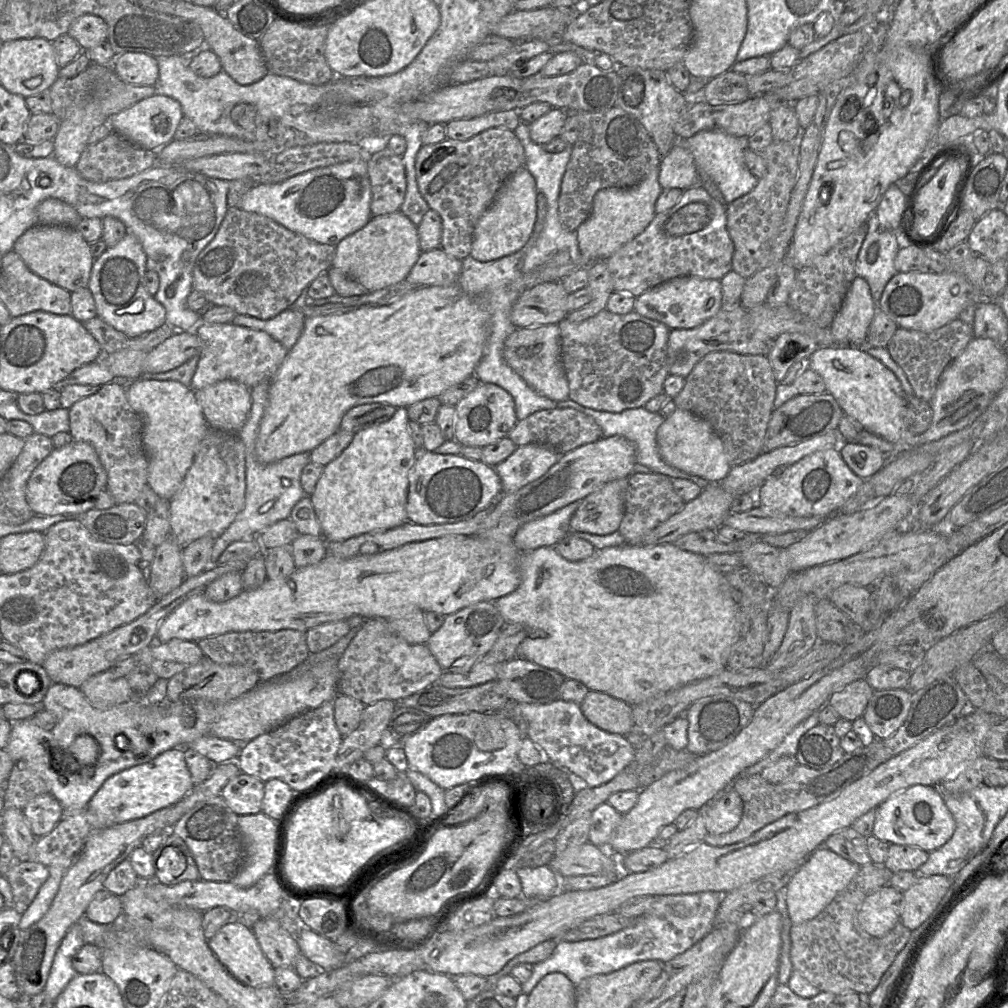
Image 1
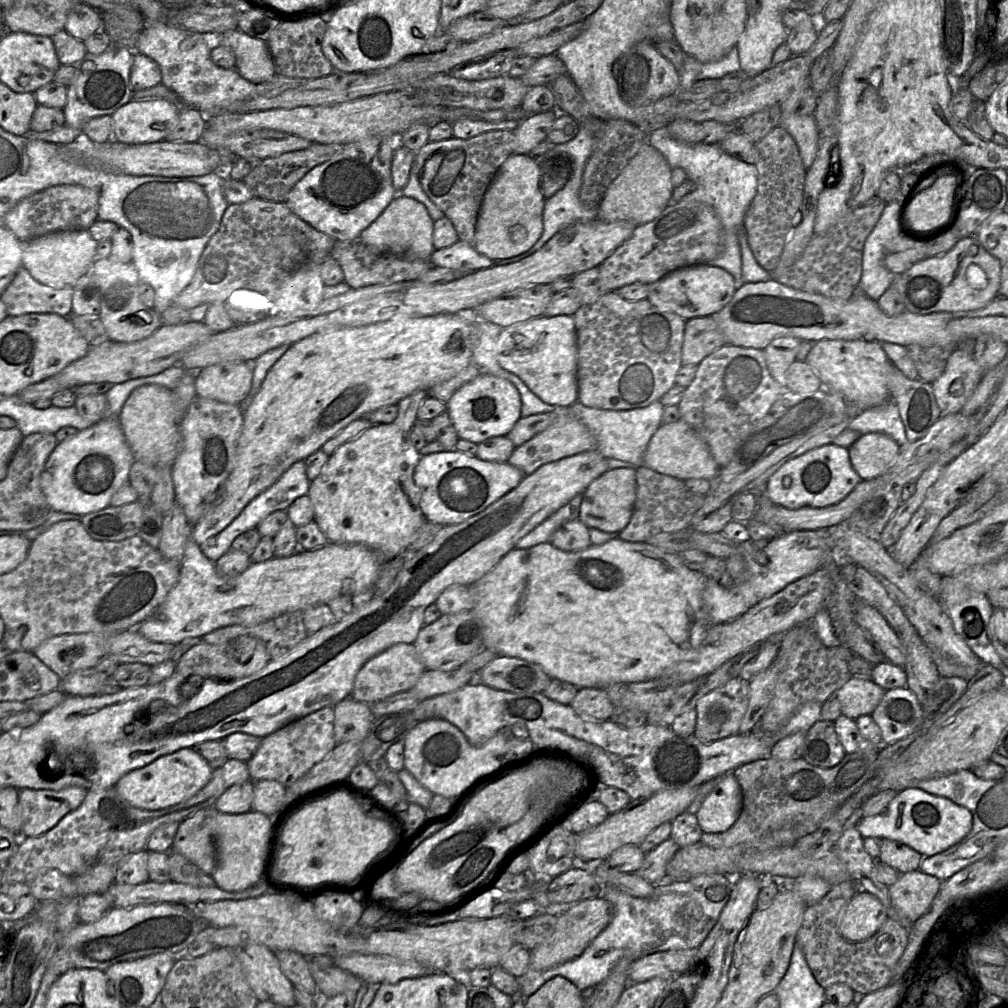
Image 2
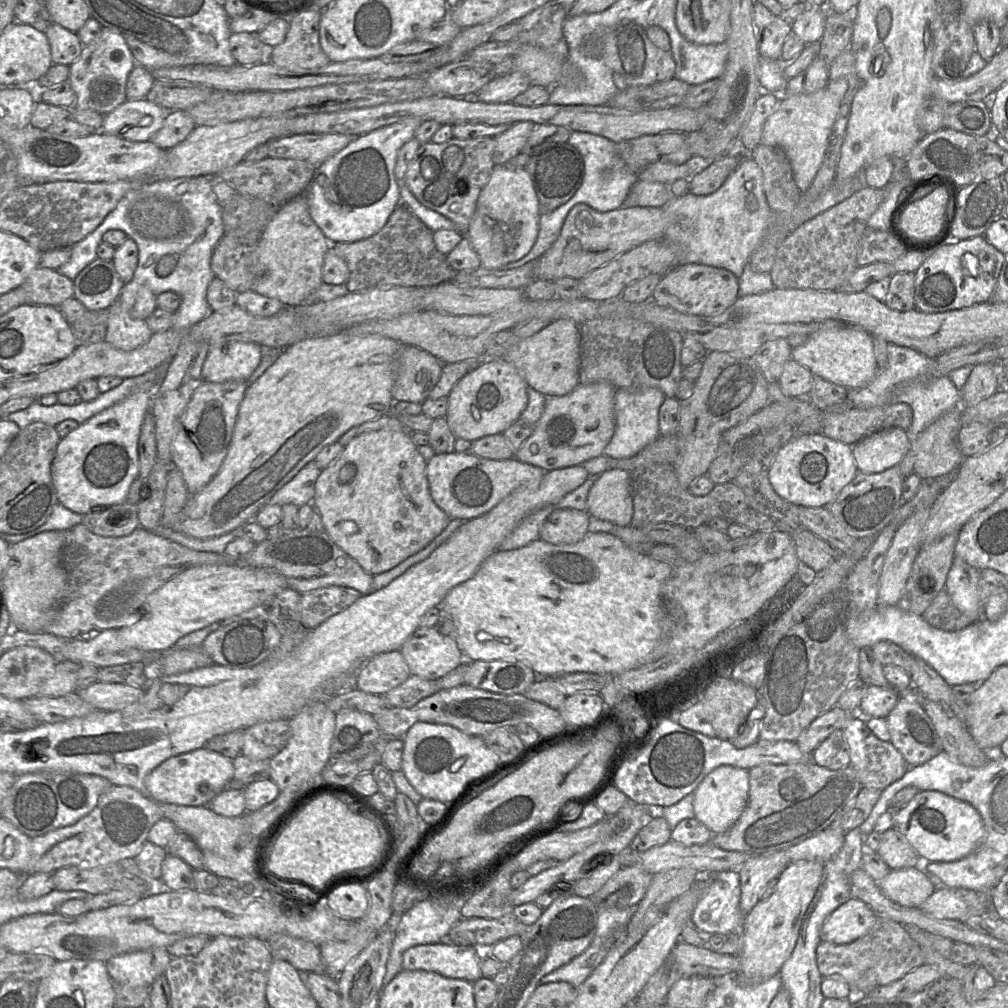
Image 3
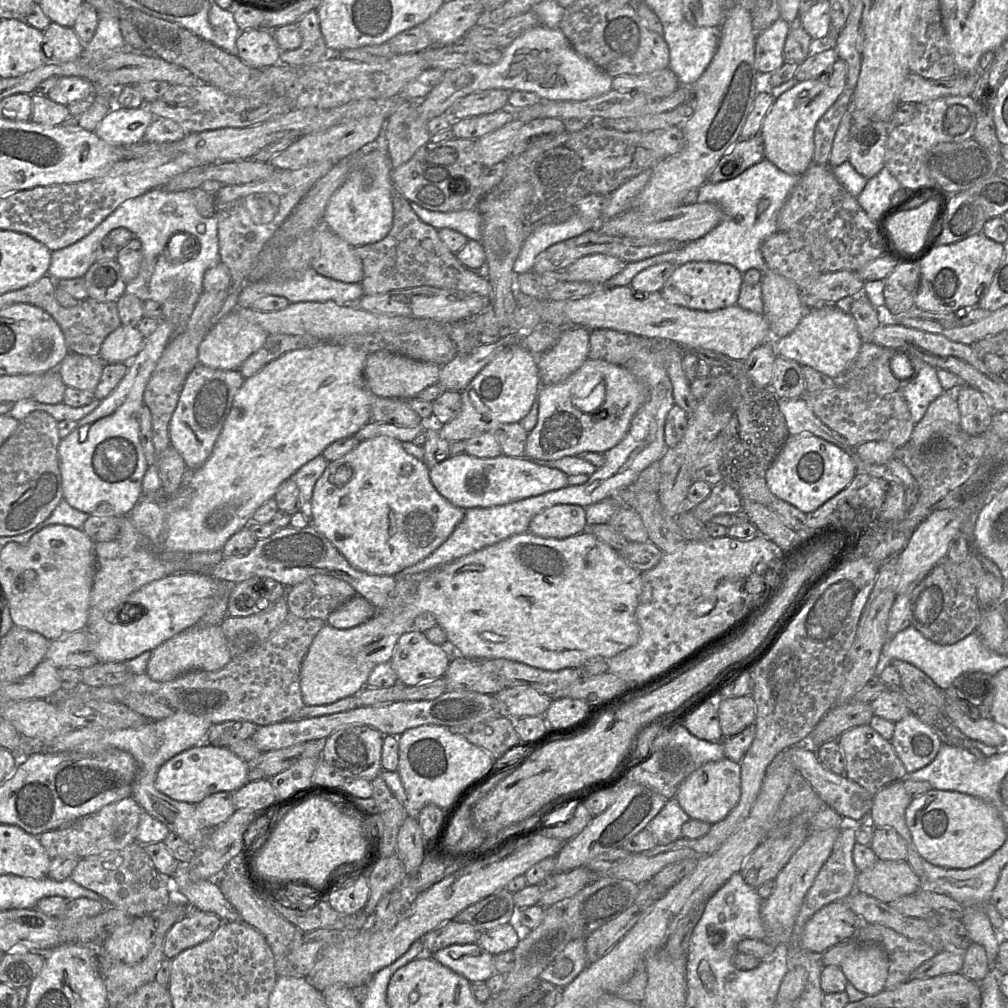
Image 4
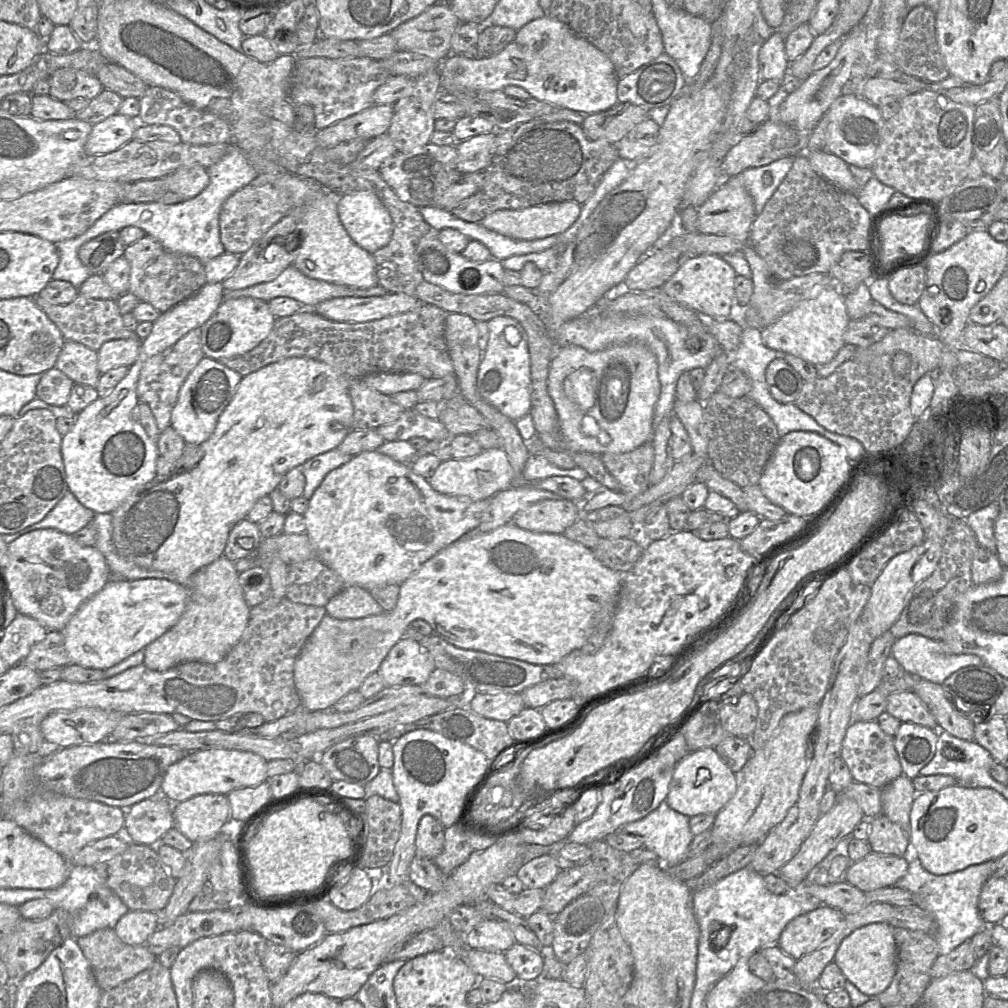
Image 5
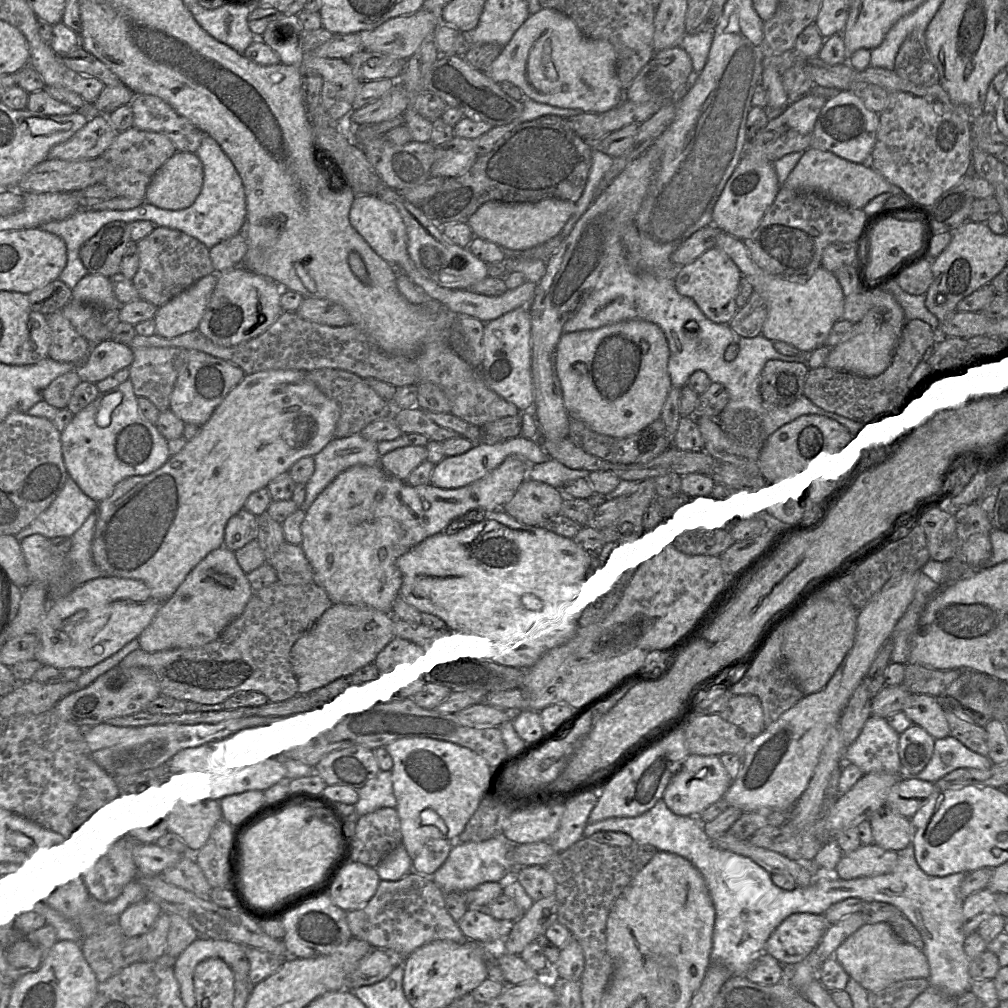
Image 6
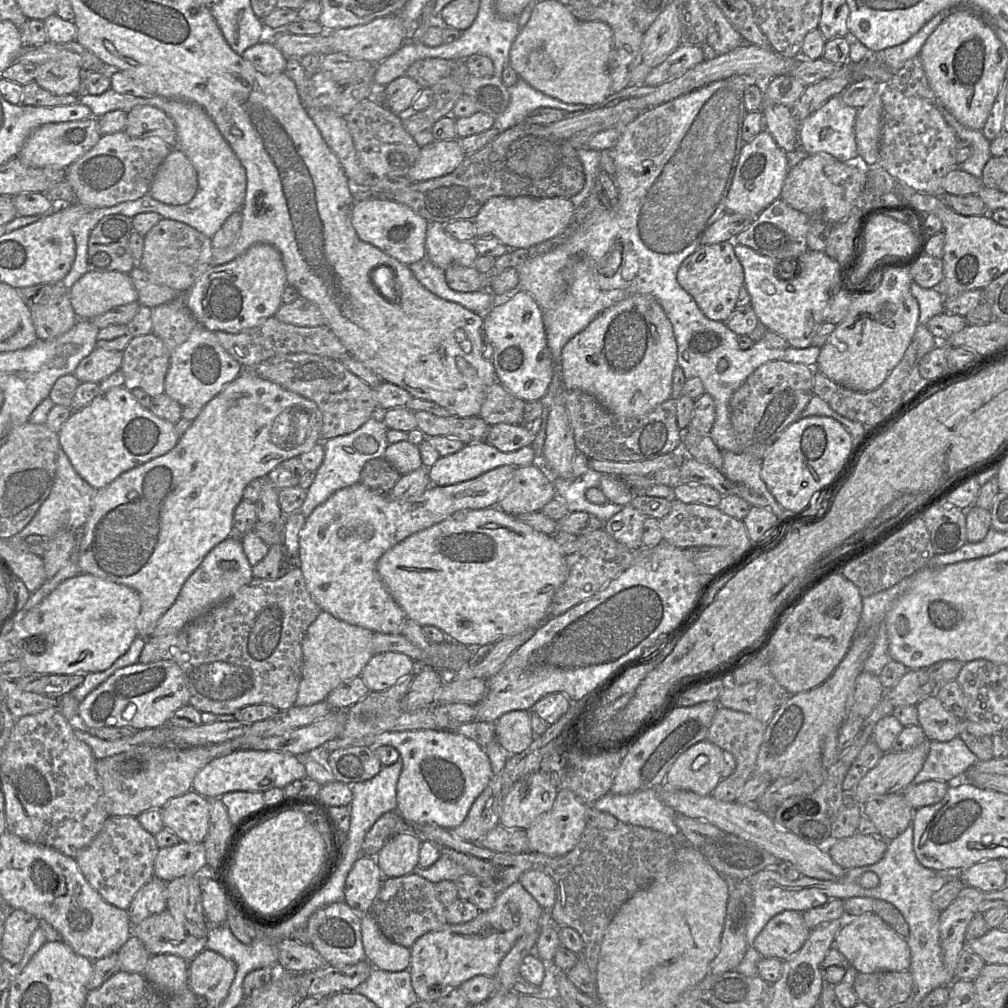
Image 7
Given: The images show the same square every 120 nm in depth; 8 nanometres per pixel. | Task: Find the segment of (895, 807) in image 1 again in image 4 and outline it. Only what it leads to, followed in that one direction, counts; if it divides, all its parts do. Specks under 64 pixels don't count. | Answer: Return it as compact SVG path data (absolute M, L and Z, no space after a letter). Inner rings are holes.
M933 788L912 798L905 819L920 856L945 868L974 867L993 855L1007 839L1005 824L991 804L956 791Z

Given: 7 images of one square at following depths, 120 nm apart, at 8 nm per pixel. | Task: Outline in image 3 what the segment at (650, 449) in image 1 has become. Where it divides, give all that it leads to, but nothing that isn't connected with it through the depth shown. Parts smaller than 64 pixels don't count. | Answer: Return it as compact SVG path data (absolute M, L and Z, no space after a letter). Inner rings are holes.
M653 387L638 390L617 389L614 399L615 431L603 455L614 459L635 456L659 436L659 409L667 397Z

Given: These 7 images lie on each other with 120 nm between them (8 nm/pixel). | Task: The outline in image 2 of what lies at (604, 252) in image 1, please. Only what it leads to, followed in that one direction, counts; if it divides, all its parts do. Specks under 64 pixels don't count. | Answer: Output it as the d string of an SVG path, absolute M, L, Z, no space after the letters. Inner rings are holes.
M645 144L609 185L598 205L597 219L604 222L629 221L636 226L656 219L671 203L671 168L664 156Z

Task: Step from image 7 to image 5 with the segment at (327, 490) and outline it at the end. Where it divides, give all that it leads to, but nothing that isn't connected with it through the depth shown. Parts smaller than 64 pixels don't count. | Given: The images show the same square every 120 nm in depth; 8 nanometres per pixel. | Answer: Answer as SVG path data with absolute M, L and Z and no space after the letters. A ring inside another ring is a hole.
M334 448L312 457L300 465L299 469L305 477L303 497L309 501L326 475L332 470L349 462L352 458L353 456L342 453L338 448Z

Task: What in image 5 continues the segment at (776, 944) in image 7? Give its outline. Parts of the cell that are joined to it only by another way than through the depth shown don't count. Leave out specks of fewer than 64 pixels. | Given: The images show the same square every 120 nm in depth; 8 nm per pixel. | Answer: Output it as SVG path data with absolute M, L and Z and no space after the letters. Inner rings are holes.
M823 904L791 920L782 931L777 945L797 961L836 934L844 926L845 915Z

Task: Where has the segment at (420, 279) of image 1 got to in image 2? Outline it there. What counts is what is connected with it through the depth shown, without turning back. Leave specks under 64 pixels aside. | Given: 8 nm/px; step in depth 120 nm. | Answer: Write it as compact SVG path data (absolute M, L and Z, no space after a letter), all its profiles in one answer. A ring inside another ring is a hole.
M457 241L455 244L435 250L429 261L432 267L443 267L463 272L476 272L489 268L494 261L479 254L473 244Z

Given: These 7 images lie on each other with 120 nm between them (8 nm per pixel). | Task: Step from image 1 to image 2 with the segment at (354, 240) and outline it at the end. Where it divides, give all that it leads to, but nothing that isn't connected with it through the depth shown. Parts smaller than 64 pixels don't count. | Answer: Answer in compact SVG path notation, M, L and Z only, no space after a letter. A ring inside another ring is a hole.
M397 194L384 211L364 229L358 240L378 254L394 254L406 259L427 260L434 252L432 244L434 221L420 202Z

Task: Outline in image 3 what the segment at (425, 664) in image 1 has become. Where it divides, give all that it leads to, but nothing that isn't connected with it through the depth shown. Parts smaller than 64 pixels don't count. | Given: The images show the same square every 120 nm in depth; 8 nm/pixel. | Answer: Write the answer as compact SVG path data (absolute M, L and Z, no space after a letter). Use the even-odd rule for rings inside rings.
M399 650L377 655L363 665L356 678L355 689L384 696L411 676Z

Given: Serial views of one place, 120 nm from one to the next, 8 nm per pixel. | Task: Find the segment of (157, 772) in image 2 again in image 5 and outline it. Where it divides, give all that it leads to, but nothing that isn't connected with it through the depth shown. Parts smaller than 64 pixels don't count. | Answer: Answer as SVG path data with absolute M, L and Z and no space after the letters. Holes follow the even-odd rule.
M195 750L170 765L161 783L161 793L172 803L179 803L202 794L228 795L231 791L256 786L266 780L267 761L242 750Z

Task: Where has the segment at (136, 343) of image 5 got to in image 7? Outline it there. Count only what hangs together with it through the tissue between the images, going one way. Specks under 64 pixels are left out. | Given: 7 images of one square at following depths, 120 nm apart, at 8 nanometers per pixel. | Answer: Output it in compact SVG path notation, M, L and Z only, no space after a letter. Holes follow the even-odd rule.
M96 347L84 358L73 375L80 383L96 383L112 375L121 368L123 352Z

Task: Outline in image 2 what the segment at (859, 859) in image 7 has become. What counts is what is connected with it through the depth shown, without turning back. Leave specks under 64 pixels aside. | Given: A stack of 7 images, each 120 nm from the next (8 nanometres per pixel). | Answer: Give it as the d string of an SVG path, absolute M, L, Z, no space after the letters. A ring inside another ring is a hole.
M915 870L900 874L888 891L894 908L914 923L930 909L941 886L939 878Z

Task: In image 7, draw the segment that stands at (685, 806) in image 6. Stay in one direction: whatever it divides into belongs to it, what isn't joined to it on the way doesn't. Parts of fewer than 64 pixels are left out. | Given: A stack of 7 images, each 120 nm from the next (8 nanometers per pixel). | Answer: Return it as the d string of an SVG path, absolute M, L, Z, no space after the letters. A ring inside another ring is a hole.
M702 740L682 753L670 767L664 785L676 790L710 795L722 779L723 750Z

